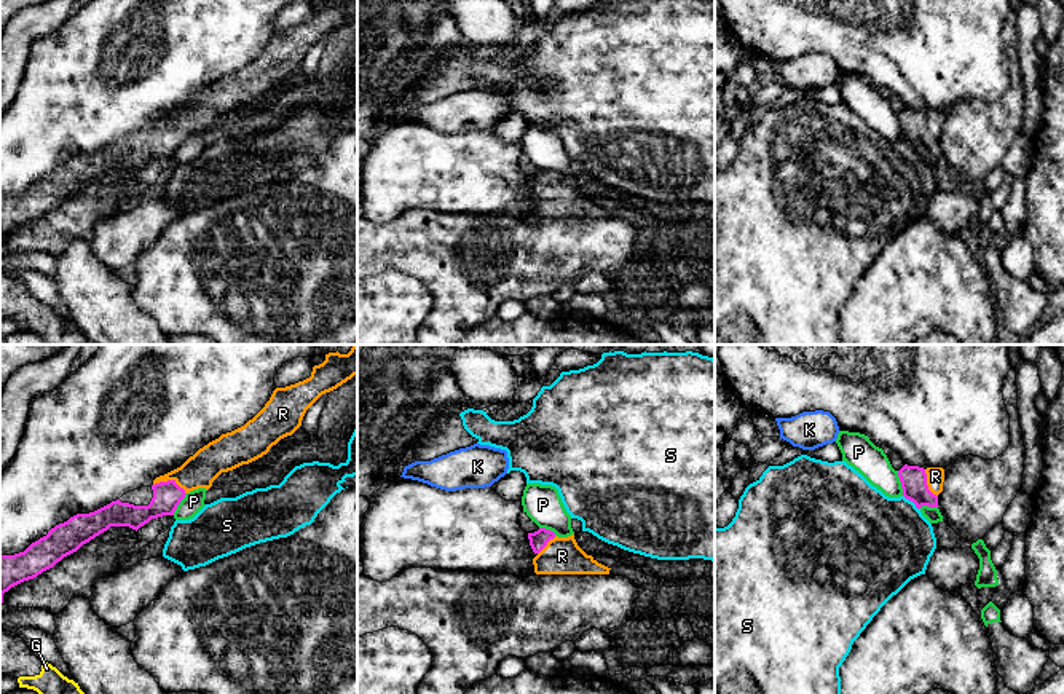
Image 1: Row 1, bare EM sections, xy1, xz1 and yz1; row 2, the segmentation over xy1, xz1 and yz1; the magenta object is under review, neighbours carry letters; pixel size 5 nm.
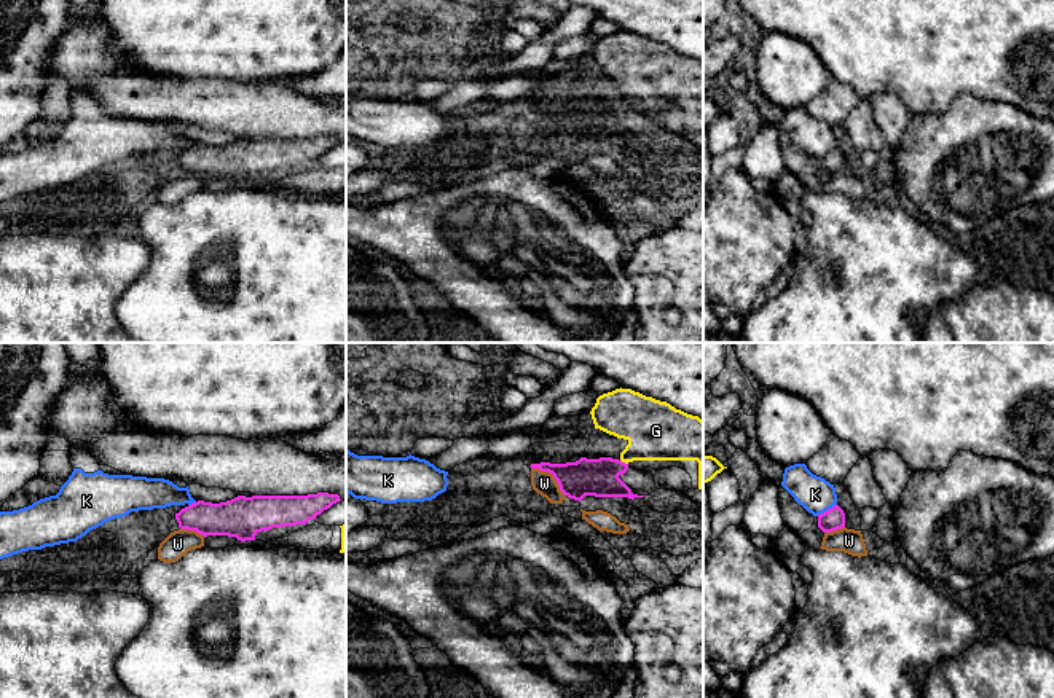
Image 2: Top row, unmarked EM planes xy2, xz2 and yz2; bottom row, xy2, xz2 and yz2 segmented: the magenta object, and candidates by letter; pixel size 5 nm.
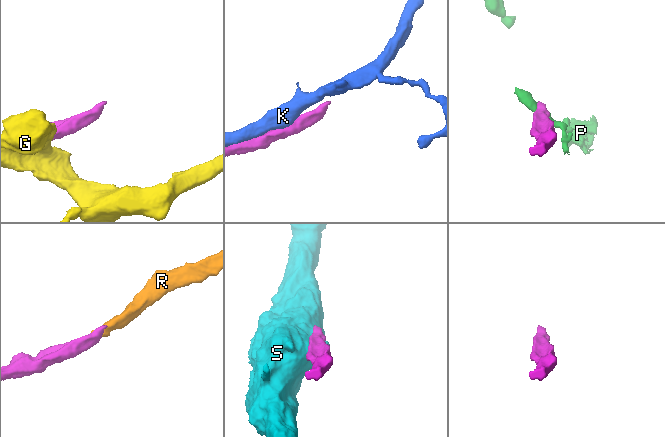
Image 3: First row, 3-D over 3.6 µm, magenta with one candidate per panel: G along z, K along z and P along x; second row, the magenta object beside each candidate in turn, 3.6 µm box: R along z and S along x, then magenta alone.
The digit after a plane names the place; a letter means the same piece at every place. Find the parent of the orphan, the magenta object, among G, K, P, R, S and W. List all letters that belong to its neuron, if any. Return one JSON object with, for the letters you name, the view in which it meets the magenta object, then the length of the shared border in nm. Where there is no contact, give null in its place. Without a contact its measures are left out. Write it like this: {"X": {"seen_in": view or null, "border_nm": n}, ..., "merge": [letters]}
{"R": {"seen_in": "xy1", "border_nm": 180}, "merge": ["R"]}

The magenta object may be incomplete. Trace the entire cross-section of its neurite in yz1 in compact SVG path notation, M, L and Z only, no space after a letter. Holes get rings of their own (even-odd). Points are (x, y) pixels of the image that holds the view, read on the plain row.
M904 107L898 113L903 131L903 139L916 147L938 150L938 137L943 134L944 112L943 110L919 110Z

